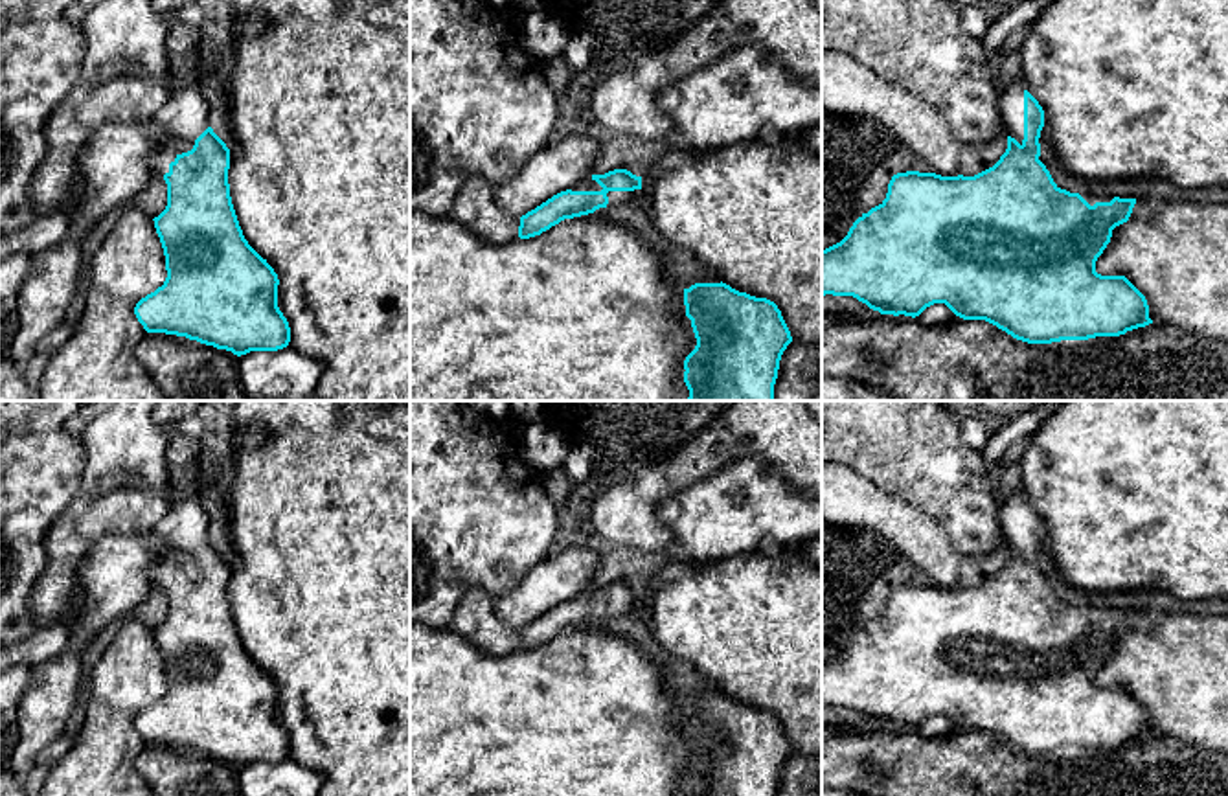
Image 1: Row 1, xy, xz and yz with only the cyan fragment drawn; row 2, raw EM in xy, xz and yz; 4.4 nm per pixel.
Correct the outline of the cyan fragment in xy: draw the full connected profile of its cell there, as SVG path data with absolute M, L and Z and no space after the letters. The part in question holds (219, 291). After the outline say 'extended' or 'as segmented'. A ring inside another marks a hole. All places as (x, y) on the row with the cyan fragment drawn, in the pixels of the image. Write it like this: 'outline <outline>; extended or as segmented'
outline M175 13L164 20L171 66L182 83L154 116L165 129L153 165L167 184L167 206L153 221L164 248L167 278L136 303L134 314L147 333L186 336L237 357L283 349L290 342L290 327L278 307L279 279L243 235L230 197L230 149L210 127L210 105L200 92L195 70L200 29L178 20Z; extended

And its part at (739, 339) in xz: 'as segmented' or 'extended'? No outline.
as segmented

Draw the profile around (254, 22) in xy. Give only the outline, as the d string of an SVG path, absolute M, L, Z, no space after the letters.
M257 9L239 22L239 33L243 37L254 37L263 29L265 29L265 15Z

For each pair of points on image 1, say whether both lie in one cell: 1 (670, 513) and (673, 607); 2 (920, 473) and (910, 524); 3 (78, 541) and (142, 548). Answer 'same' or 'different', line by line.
1: different
2: different
3: different

